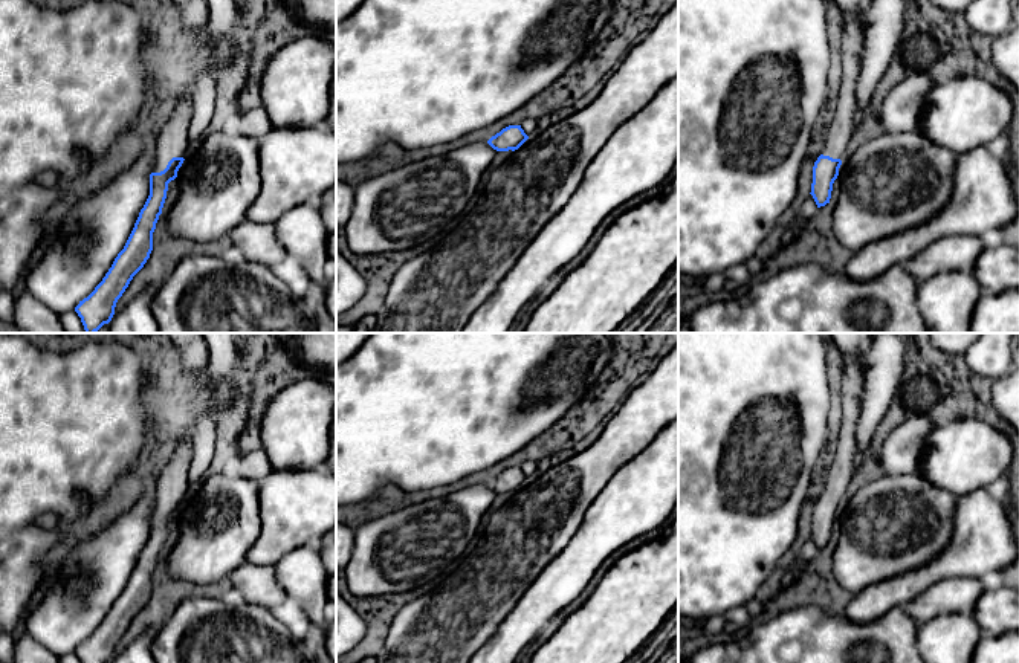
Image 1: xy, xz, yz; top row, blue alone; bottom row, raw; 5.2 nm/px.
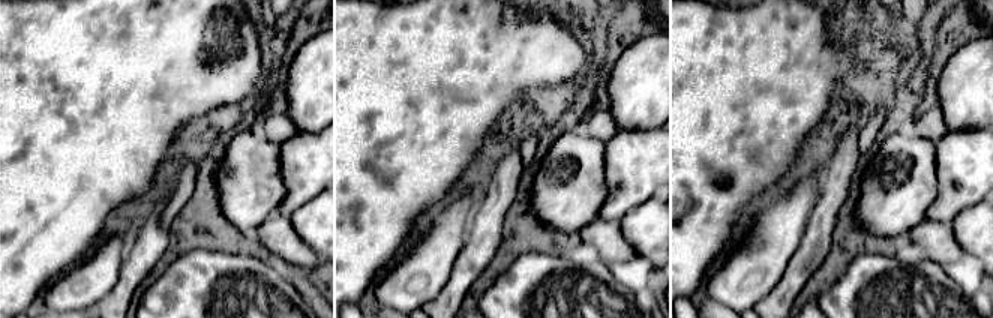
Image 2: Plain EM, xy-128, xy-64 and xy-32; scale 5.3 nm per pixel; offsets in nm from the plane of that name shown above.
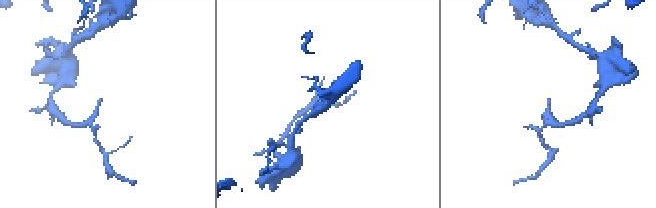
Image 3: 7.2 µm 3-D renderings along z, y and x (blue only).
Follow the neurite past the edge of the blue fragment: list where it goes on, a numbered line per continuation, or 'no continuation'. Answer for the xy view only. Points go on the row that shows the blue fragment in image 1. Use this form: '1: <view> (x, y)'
1: xy (173, 138)

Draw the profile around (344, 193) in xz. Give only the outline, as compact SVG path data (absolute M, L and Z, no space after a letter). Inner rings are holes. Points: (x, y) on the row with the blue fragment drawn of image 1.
M336 182L336 225L341 228L350 220L354 205L354 186Z

